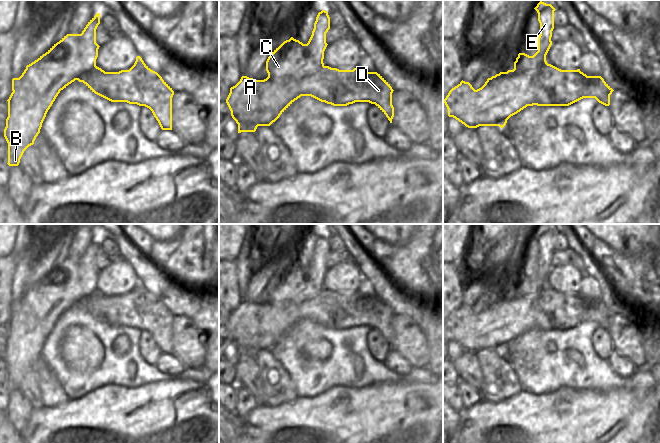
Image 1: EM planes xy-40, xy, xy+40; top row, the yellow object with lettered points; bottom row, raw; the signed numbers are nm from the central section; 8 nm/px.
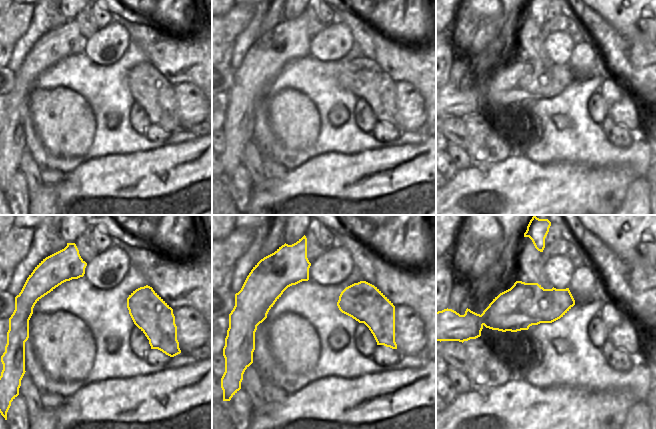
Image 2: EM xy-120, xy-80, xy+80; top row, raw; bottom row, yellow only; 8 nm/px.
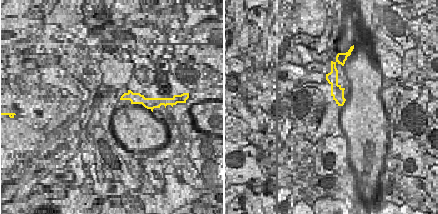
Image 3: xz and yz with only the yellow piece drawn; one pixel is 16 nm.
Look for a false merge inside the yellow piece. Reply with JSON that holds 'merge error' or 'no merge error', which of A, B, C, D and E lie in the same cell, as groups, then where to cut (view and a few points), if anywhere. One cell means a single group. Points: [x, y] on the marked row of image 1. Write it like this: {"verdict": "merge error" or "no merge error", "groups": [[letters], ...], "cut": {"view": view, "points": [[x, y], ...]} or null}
{"verdict": "merge error", "groups": [["A", "D"], ["B", "C", "E"]], "cut": {"view": "xy", "points": [[323, 65], [316, 71], [294, 81], [268, 81], [264, 79]]}}

